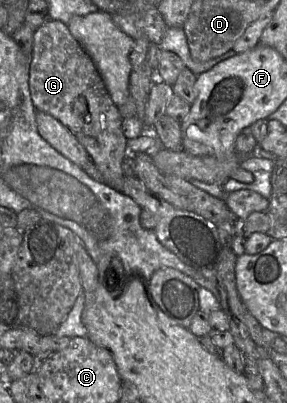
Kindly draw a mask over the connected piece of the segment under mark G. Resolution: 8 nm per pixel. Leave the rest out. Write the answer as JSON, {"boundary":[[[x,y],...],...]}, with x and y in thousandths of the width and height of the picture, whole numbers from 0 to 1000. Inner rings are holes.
{"boundary":[[[167,50],[122,77],[101,216],[125,273],[178,285],[237,318],[338,409],[362,447],[359,457],[418,474],[436,439],[425,402],[439,387],[446,350],[429,330],[432,295],[324,151],[220,55]],[[275,238],[303,248],[300,285],[261,283],[254,275],[258,251]]]}

